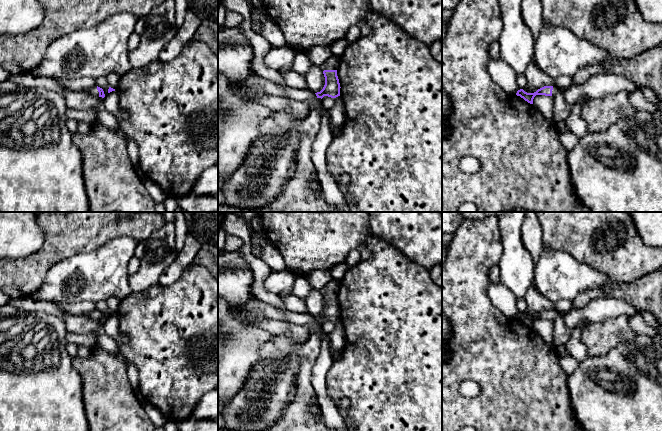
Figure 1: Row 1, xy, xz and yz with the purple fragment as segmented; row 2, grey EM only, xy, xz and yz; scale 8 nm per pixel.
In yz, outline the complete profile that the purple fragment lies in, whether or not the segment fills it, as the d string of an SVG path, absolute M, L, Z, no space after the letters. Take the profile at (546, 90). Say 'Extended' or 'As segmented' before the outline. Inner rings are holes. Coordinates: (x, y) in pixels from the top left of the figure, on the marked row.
Extended. M544 86L540 89L538 89L534 93L527 93L523 89L520 89L517 91L516 95L523 98L525 101L527 101L530 104L533 104L533 99L536 95L545 95L545 96L553 96L556 98L557 94L559 92L563 93L565 89L557 89L554 86Z

